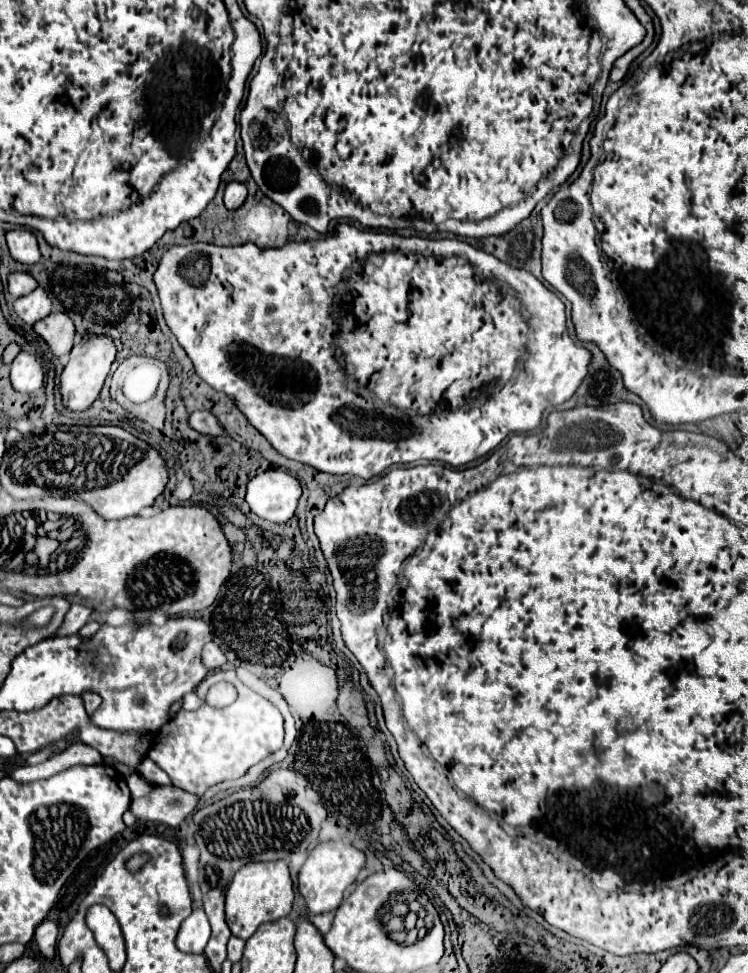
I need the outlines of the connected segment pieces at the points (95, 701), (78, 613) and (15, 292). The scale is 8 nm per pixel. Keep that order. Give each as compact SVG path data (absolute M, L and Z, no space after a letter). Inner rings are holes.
M84 691L82 701L84 701L84 707L86 707L86 713L88 713L88 715L92 715L92 713L100 707L100 703L102 703L100 695L96 695L94 691Z
M70 605L68 613L64 615L64 621L62 621L62 627L58 627L56 635L54 637L66 637L66 635L74 635L80 631L82 625L86 625L88 617L90 617L90 609L84 607L84 605Z
M12 273L12 275L8 277L8 291L10 291L10 295L16 297L16 299L32 293L36 287L38 287L36 279L34 279L32 275L28 275L28 273Z

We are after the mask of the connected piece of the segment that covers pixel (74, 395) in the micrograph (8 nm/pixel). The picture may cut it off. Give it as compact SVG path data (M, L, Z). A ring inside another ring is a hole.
M92 335L88 339L80 341L78 345L74 345L70 359L60 375L60 401L66 409L84 411L98 399L102 383L114 361L114 355L116 355L116 347L108 335Z

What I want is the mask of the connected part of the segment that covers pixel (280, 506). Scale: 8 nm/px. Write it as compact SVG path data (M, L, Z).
M264 471L250 479L246 503L254 515L272 523L286 523L294 517L300 493L302 489L294 475Z

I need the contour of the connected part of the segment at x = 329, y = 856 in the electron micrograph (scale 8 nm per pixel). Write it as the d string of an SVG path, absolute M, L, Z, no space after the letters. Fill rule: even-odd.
M342 841L316 845L310 851L310 855L308 855L308 859L306 859L306 863L298 875L298 891L306 899L308 911L312 915L336 911L338 905L342 903L344 891L356 881L362 867L364 867L364 853L354 849L352 845L346 845Z

